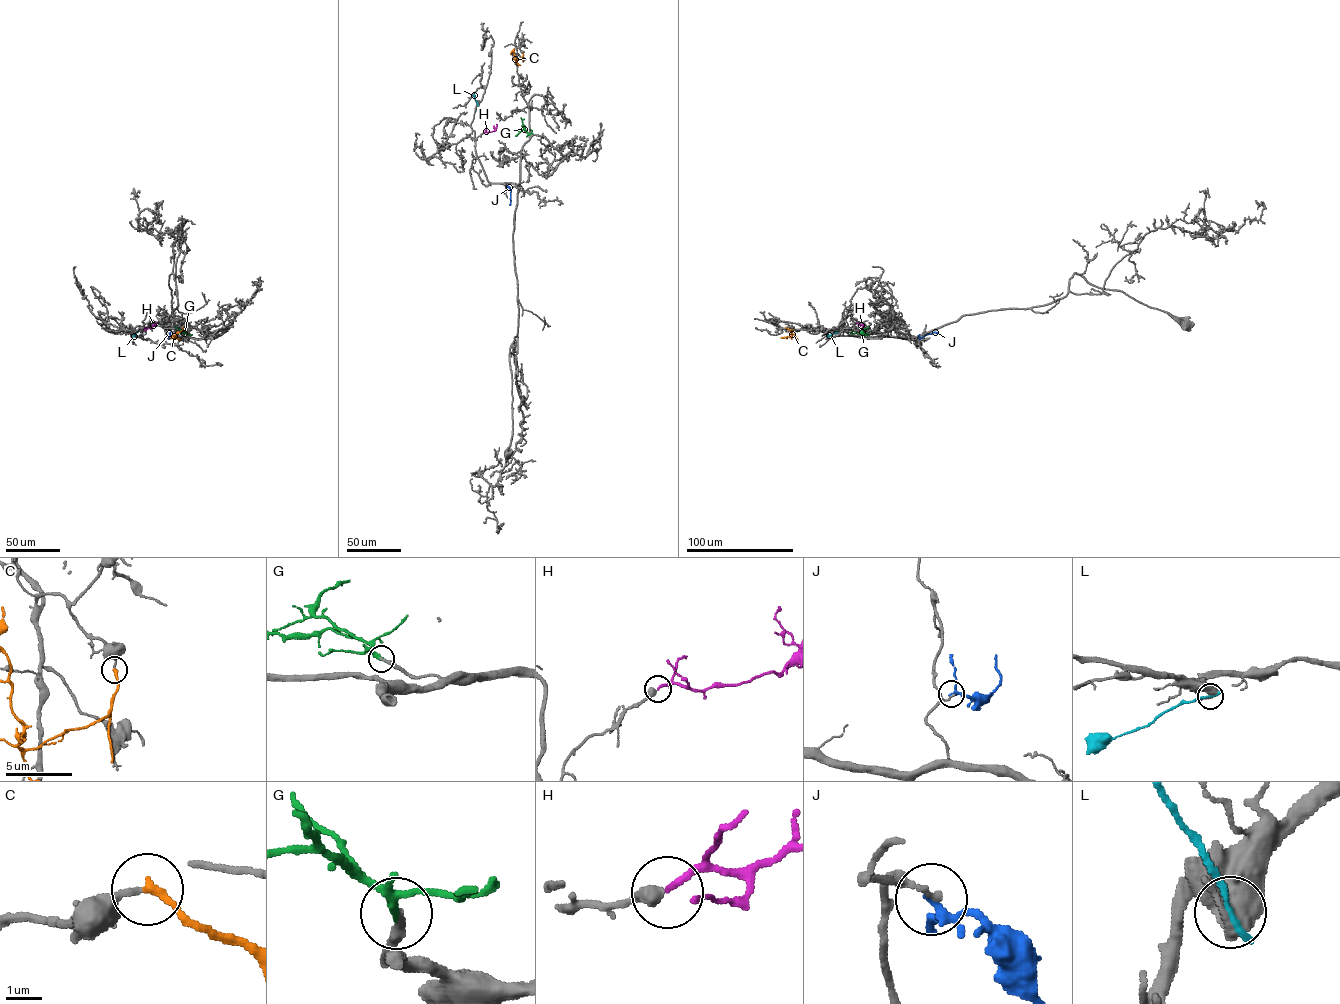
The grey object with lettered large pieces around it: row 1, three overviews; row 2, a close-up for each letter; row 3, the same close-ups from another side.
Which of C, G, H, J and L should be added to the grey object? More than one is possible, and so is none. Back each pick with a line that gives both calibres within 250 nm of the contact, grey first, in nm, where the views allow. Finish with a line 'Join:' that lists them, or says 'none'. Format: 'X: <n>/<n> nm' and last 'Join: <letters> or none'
C: 190/240 nm
G: 200/190 nm
H: 440/180 nm
Join: C, G, H

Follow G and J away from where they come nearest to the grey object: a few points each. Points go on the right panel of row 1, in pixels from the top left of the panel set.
G: (867, 335), (851, 330)
J: (918, 337), (937, 333)

